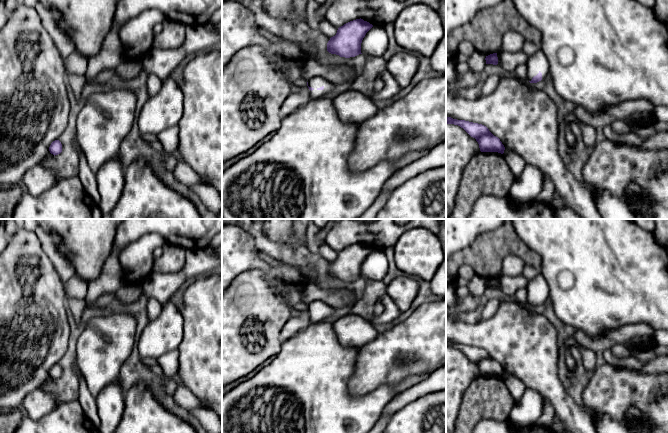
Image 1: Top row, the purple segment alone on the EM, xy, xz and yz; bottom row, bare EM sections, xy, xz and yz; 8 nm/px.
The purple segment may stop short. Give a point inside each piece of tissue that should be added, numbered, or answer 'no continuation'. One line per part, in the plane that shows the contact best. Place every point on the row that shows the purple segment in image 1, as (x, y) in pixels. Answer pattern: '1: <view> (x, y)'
no continuation

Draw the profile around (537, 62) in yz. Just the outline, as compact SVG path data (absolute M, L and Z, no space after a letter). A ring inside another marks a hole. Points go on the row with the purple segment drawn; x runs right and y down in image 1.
M541 48L528 57L527 69L528 81L531 81L539 72L542 73L542 79L549 74L549 61Z

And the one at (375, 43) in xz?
M373 26L361 43L361 53L365 56L381 57L388 48L388 35L382 26Z

